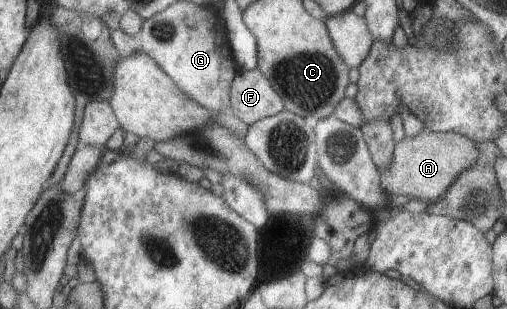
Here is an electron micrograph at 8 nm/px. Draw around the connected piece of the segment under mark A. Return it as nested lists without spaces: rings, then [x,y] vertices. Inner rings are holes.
[[[424,127],[413,138],[404,137],[395,144],[393,161],[381,175],[381,187],[387,194],[407,195],[428,203],[439,201],[465,169],[479,159],[476,142],[455,132],[434,132]]]

